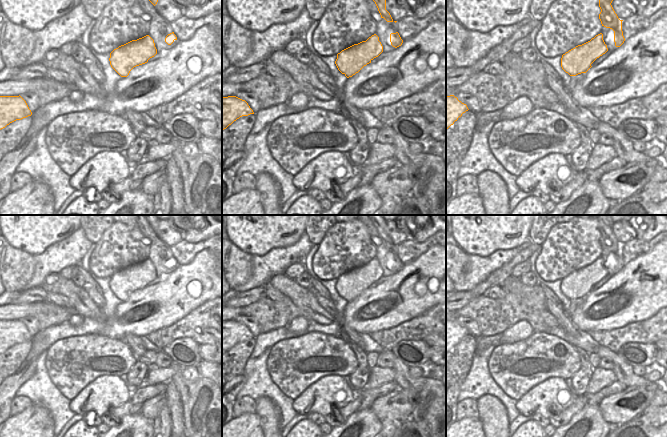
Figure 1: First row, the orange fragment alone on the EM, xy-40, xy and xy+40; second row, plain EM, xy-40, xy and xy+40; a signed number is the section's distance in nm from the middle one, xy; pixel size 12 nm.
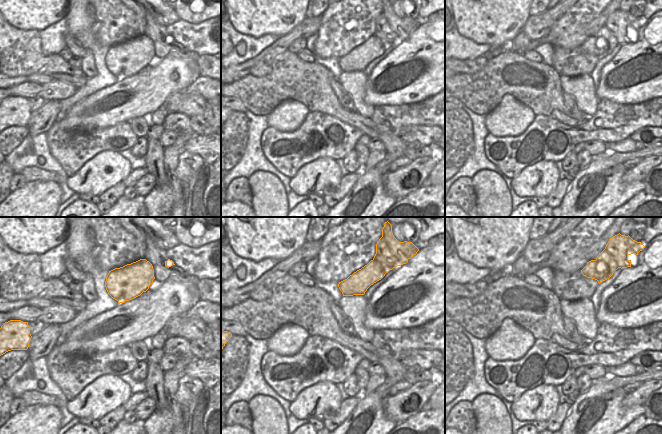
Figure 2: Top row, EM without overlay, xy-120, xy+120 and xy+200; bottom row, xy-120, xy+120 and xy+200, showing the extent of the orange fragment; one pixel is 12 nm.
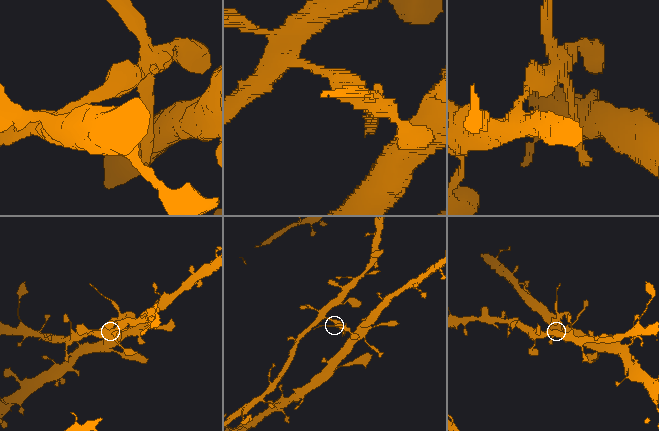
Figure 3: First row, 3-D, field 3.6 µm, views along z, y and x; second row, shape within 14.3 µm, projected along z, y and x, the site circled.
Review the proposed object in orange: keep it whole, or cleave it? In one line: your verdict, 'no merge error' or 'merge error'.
merge error

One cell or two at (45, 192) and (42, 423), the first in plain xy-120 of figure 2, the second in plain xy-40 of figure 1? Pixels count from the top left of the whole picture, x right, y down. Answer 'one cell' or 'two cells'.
one cell

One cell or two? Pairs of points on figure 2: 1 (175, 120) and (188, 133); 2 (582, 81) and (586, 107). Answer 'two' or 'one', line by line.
1: one
2: one

